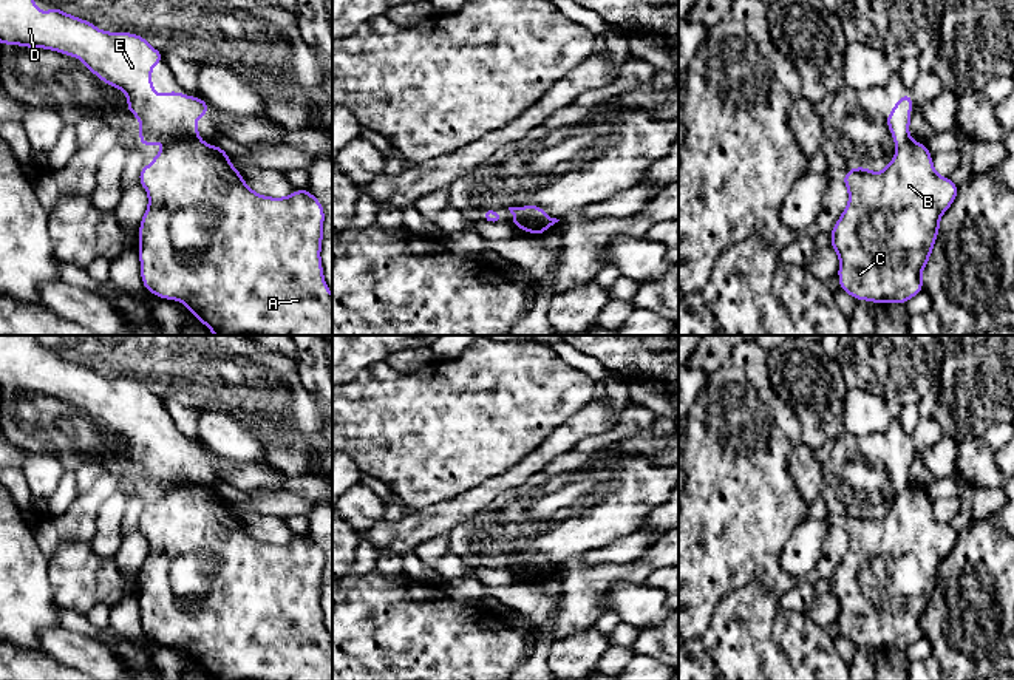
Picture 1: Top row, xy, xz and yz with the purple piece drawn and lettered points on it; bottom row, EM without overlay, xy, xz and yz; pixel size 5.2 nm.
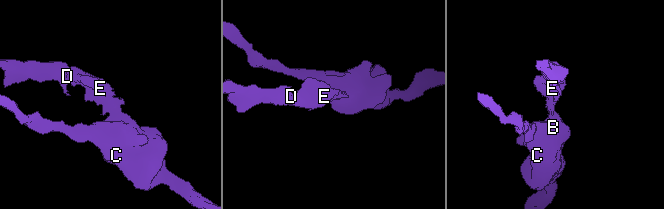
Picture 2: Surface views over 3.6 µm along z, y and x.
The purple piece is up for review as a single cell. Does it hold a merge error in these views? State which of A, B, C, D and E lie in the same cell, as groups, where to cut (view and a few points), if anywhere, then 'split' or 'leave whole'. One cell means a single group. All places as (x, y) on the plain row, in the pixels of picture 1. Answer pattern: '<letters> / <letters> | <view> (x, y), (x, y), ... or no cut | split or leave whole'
A B C / D E | xy (198, 484), (176, 486), (169, 490) | split

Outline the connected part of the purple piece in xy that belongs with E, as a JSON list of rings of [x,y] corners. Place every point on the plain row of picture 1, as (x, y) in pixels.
[[[0,335],[0,389],[25,394],[53,396],[63,402],[82,406],[90,419],[104,430],[122,436],[128,450],[125,456],[139,464],[139,493],[153,488],[176,488],[199,485],[196,474],[198,462],[209,462],[210,451],[202,444],[189,444],[185,439],[168,436],[159,444],[151,430],[151,413],[165,406],[165,400],[155,396],[144,382],[97,376],[94,369],[62,359],[57,351],[49,352],[45,362],[31,346],[32,335]]]

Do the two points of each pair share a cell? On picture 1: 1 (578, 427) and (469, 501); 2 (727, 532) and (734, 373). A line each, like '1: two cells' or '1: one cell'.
1: one cell
2: one cell

